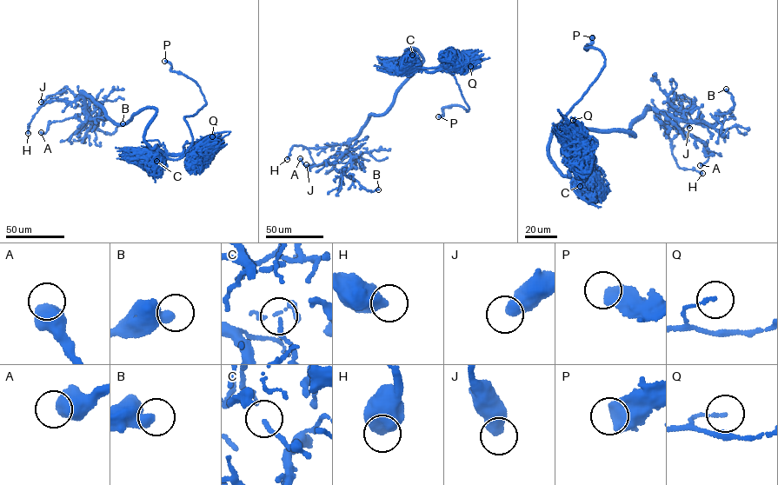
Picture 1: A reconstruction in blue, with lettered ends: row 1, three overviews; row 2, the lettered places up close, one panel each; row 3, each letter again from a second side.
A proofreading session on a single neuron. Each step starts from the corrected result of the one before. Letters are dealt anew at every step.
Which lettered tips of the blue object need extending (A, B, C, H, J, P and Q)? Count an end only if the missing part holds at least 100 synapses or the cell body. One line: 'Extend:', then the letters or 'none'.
Extend: P

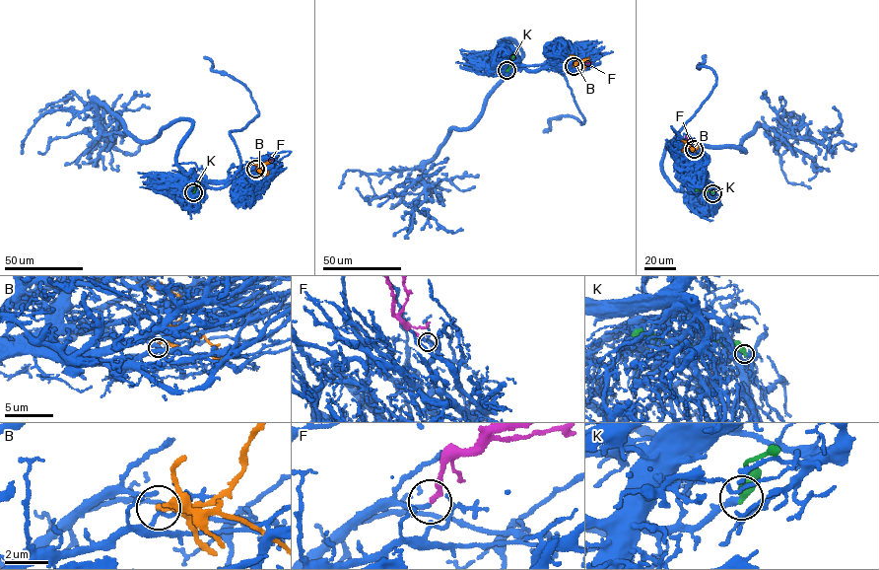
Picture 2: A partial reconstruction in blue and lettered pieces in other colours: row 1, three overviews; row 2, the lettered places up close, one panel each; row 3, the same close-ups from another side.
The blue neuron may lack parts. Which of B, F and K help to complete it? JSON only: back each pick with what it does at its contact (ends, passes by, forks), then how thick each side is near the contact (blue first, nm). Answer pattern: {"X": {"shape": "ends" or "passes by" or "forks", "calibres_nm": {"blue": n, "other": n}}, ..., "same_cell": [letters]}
{"F": {"shape": "ends", "calibres_nm": {"blue": 120, "other": 200}}, "same_cell": ["F"]}

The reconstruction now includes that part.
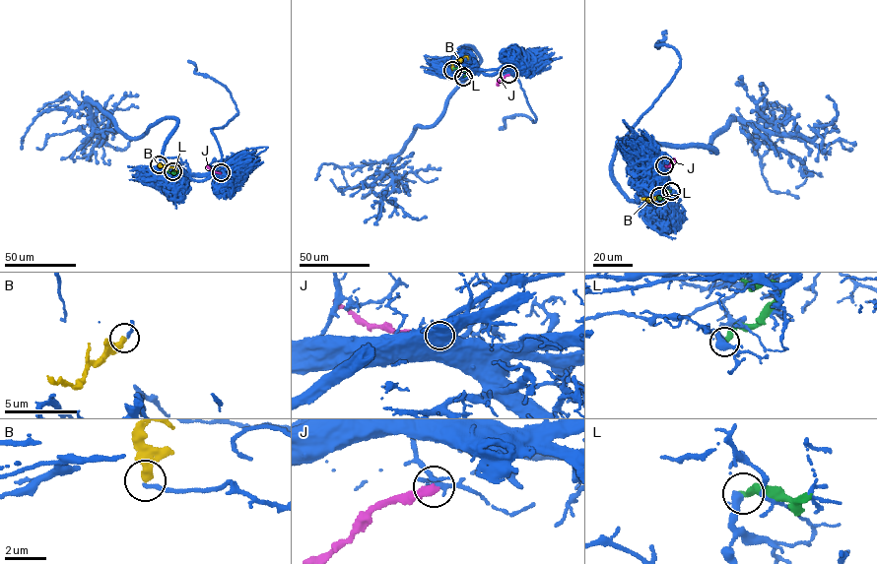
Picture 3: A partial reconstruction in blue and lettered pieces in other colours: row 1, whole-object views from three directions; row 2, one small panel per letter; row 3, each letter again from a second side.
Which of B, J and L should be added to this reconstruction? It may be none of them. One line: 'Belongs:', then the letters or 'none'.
Belongs: none

